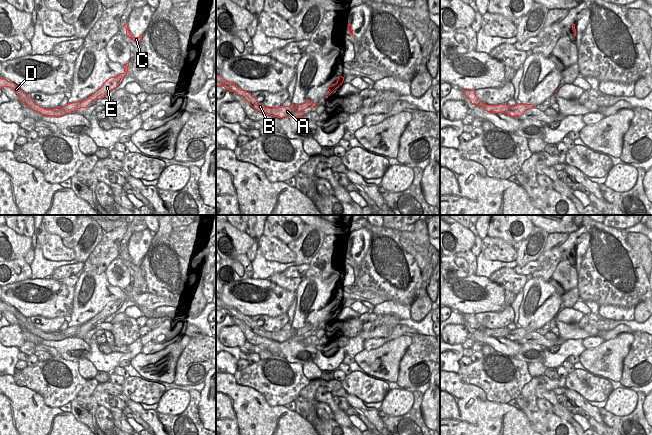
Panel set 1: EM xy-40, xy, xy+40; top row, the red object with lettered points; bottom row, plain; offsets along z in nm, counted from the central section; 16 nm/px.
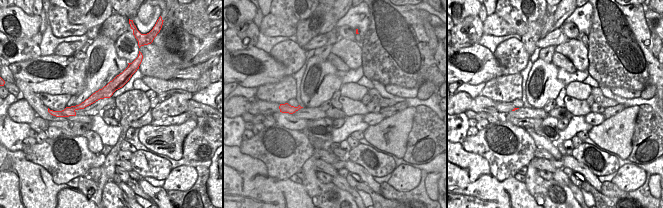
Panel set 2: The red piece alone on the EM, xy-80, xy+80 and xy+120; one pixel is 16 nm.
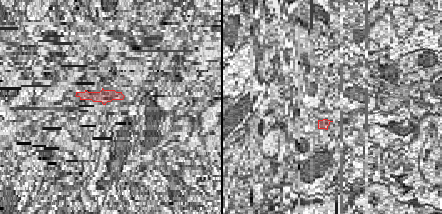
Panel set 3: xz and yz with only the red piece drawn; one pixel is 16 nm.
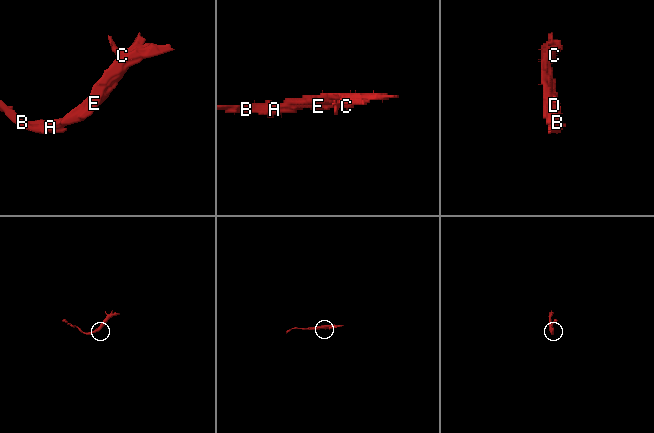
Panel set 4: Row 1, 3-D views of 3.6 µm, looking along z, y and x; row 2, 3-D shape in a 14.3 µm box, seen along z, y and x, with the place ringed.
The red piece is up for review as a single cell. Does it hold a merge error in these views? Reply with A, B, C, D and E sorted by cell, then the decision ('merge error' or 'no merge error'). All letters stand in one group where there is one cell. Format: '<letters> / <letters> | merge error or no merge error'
A B D / C E | merge error

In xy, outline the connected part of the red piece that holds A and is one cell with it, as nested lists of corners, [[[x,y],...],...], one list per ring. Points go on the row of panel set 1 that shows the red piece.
[[[216,74],[216,86],[224,87],[226,90],[230,92],[235,92],[239,96],[243,97],[255,110],[265,113],[270,116],[274,116],[277,118],[284,118],[289,115],[293,115],[294,117],[302,117],[305,115],[305,112],[295,112],[294,107],[290,106],[280,106],[278,108],[268,108],[265,107],[263,104],[258,103],[256,98],[254,98],[251,93],[242,90],[236,84],[226,81],[220,75]]]

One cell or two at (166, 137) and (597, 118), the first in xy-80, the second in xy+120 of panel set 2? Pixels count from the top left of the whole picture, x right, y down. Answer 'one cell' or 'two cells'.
two cells

